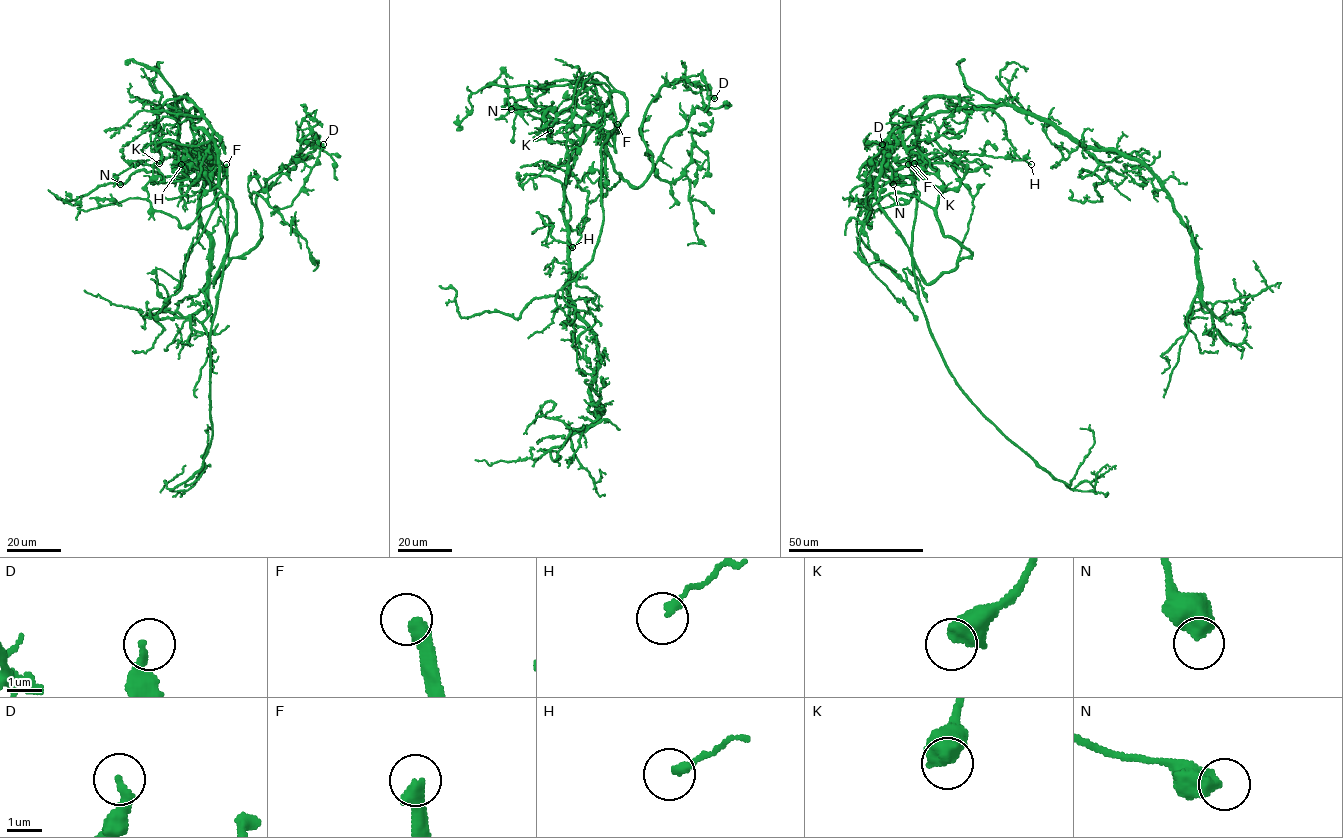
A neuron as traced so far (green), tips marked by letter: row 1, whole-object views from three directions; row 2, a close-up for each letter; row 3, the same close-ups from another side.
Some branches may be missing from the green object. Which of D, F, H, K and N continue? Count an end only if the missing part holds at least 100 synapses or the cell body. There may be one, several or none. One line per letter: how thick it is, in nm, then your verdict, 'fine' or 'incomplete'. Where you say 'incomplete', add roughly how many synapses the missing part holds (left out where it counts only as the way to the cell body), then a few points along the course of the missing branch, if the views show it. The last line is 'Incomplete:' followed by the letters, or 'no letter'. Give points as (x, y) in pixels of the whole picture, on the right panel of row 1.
D: calibre 240 nm; fine
F: calibre 440 nm; fine
H: calibre 240 nm; fine
K: calibre 600 nm; fine
N: calibre 650 nm; fine
Incomplete: no letter

